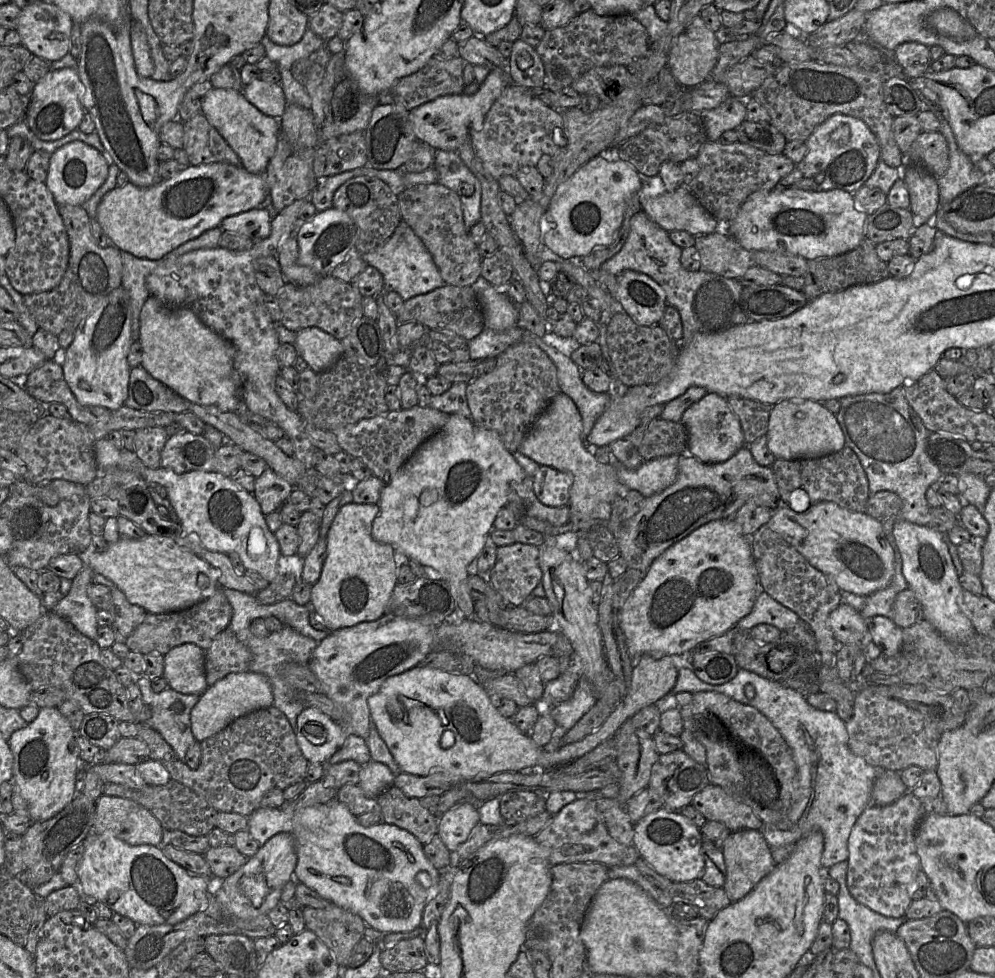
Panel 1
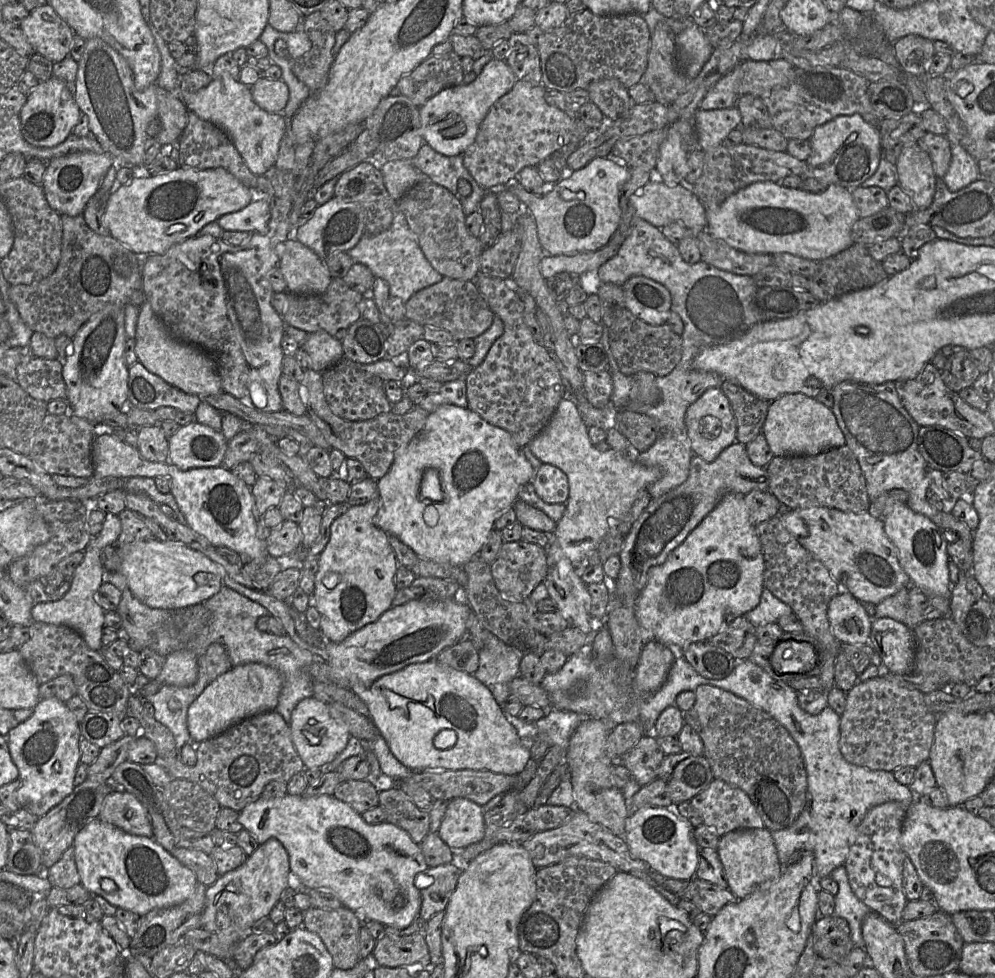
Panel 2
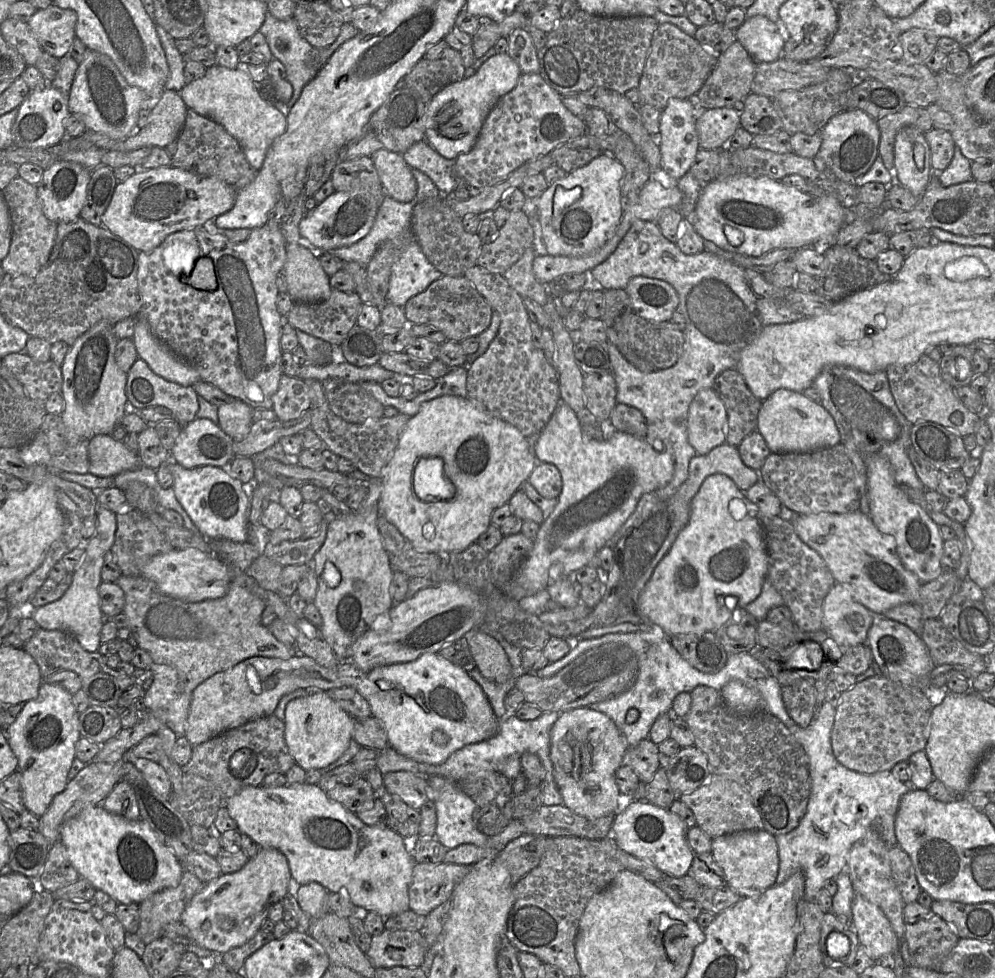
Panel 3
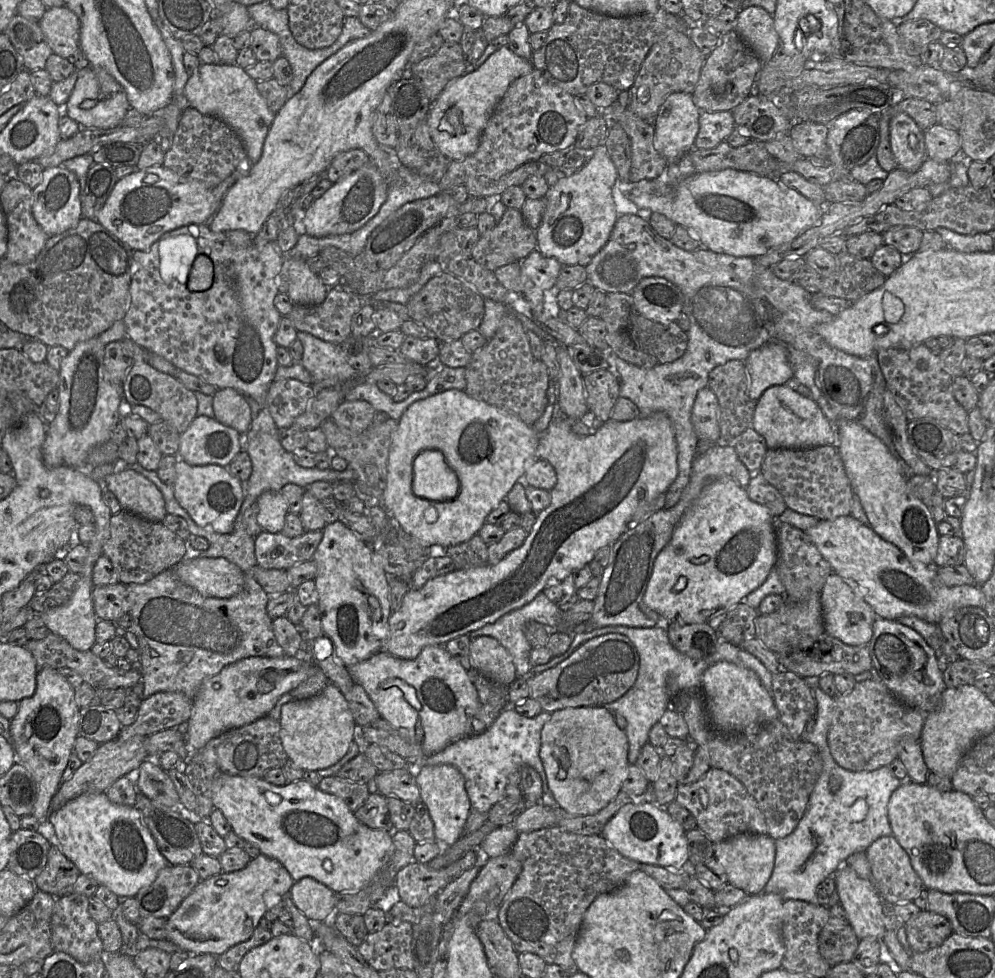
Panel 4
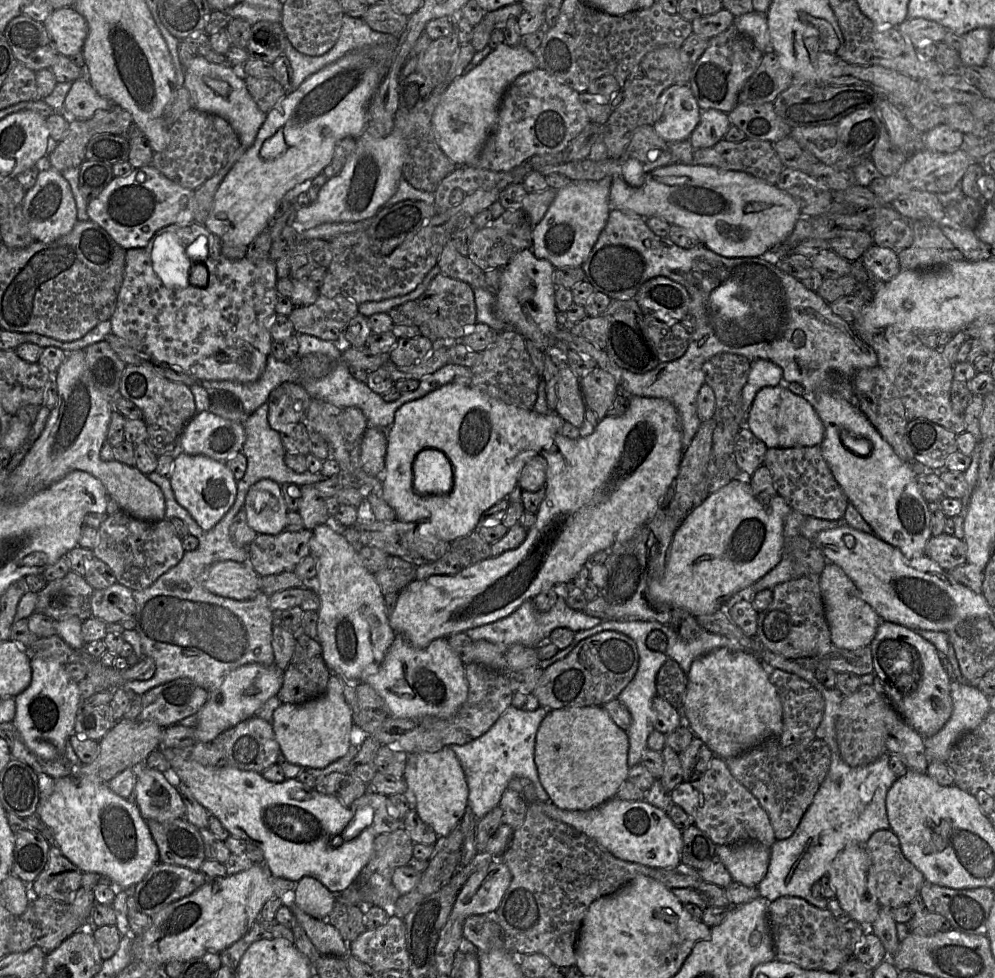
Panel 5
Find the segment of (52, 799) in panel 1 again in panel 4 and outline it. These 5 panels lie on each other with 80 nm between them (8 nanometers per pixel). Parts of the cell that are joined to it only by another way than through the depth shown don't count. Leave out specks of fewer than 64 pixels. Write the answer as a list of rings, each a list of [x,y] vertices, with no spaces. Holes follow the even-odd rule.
[[[49,667],[38,670],[35,693],[18,702],[18,712],[10,724],[16,761],[29,770],[36,783],[37,796],[32,815],[40,823],[47,820],[51,812],[51,800],[63,782],[62,774],[74,749],[79,728],[80,709],[75,702],[75,689],[58,670]]]

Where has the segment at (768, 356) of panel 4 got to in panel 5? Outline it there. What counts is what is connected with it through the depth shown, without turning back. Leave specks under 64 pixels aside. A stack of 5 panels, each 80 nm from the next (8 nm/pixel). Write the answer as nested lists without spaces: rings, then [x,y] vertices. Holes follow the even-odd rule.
[[[758,359],[752,361],[747,383],[742,391],[742,401],[746,417],[756,394],[761,389],[781,385],[784,385],[781,367],[768,360]]]

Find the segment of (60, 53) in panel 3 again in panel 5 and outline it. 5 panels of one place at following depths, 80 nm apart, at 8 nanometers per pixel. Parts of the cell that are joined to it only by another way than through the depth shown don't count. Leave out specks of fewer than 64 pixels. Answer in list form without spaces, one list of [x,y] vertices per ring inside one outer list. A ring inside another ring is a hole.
[[[73,7],[54,9],[43,24],[59,54],[70,57],[82,51],[88,34],[88,24]]]

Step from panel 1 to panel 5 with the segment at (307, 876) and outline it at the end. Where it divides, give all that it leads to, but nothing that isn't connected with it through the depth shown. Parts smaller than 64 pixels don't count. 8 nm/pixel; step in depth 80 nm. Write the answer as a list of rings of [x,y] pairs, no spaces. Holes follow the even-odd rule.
[[[192,747],[158,749],[195,799],[211,815],[218,818],[231,835],[253,843],[261,849],[265,859],[264,865],[273,877],[298,882],[302,877],[310,876],[321,882],[333,894],[339,894],[356,881],[370,861],[377,834],[363,830],[354,839],[343,841],[342,833],[349,826],[353,816],[350,808],[344,806],[336,797],[321,794],[297,778],[274,783],[267,781],[260,773],[243,771],[229,765],[222,768],[204,766],[191,758]]]

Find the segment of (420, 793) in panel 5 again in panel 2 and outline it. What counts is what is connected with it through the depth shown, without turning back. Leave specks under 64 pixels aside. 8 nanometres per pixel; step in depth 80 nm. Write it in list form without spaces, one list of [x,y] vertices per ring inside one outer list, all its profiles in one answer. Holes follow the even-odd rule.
[[[465,798],[450,800],[437,834],[452,851],[480,842],[485,835],[482,807]]]

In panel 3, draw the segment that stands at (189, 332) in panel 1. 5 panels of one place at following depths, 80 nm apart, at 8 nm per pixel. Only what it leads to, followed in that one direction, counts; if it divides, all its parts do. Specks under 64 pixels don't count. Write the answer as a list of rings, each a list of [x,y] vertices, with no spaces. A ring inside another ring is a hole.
[[[142,315],[135,317],[134,333],[131,339],[135,345],[138,358],[144,360],[153,372],[165,380],[182,386],[192,386],[195,382],[201,380],[199,373],[192,365],[176,356],[164,343],[155,337]]]

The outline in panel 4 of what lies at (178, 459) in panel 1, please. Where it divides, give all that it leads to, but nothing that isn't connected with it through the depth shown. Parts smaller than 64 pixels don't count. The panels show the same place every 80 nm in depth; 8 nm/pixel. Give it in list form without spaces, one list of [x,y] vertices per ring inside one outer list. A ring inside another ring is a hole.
[[[196,416],[179,436],[176,455],[189,465],[216,464],[227,467],[244,448],[244,437],[215,418]]]

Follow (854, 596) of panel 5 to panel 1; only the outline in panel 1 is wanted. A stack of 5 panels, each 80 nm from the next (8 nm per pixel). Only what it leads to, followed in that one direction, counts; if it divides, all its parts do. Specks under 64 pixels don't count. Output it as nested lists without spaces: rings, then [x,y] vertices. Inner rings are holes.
[[[841,603],[829,615],[829,627],[840,645],[864,644],[867,639],[867,622],[848,604]]]

